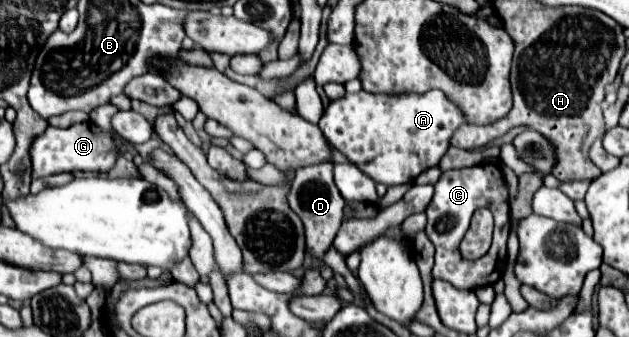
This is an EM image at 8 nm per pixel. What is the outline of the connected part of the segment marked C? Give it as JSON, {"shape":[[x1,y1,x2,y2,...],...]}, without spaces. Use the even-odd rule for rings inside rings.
{"shape":[[481,163,473,167,445,171,435,183,433,201,429,203,425,213,427,213,425,233,437,249,435,267,433,267,435,279,449,281,459,289,477,289,501,279,507,265,507,237,511,229,511,219,509,219,509,193,505,191,505,181,501,179,501,171,497,165],[483,205,491,205,491,213,494,217,492,245,485,257,469,261,461,257,459,243,463,239,465,229,469,227,471,213]]}

